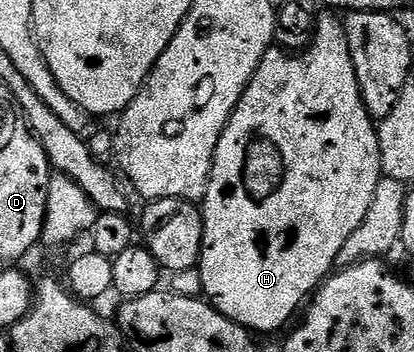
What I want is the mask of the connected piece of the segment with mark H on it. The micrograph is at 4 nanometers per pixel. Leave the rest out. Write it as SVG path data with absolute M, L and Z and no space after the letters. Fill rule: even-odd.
M318 21L316 31L304 52L290 52L284 48L268 50L259 68L251 76L235 112L229 117L225 131L221 133L221 139L215 148L209 187L205 193L203 205L200 207L201 219L205 227L203 228L199 271L203 294L209 305L214 306L219 313L227 316L235 324L245 327L250 332L256 332L258 335L259 333L269 334L272 330L279 329L280 326L288 327L289 317L297 309L298 311L302 309L306 299L320 287L337 266L339 248L343 248L343 244L351 240L351 232L355 232L355 228L363 224L363 216L367 216L367 208L371 208L375 188L381 183L382 177L377 126L373 117L367 112L363 104L363 96L359 92L359 80L355 76L355 64L351 60L351 48L347 44L344 21Z

